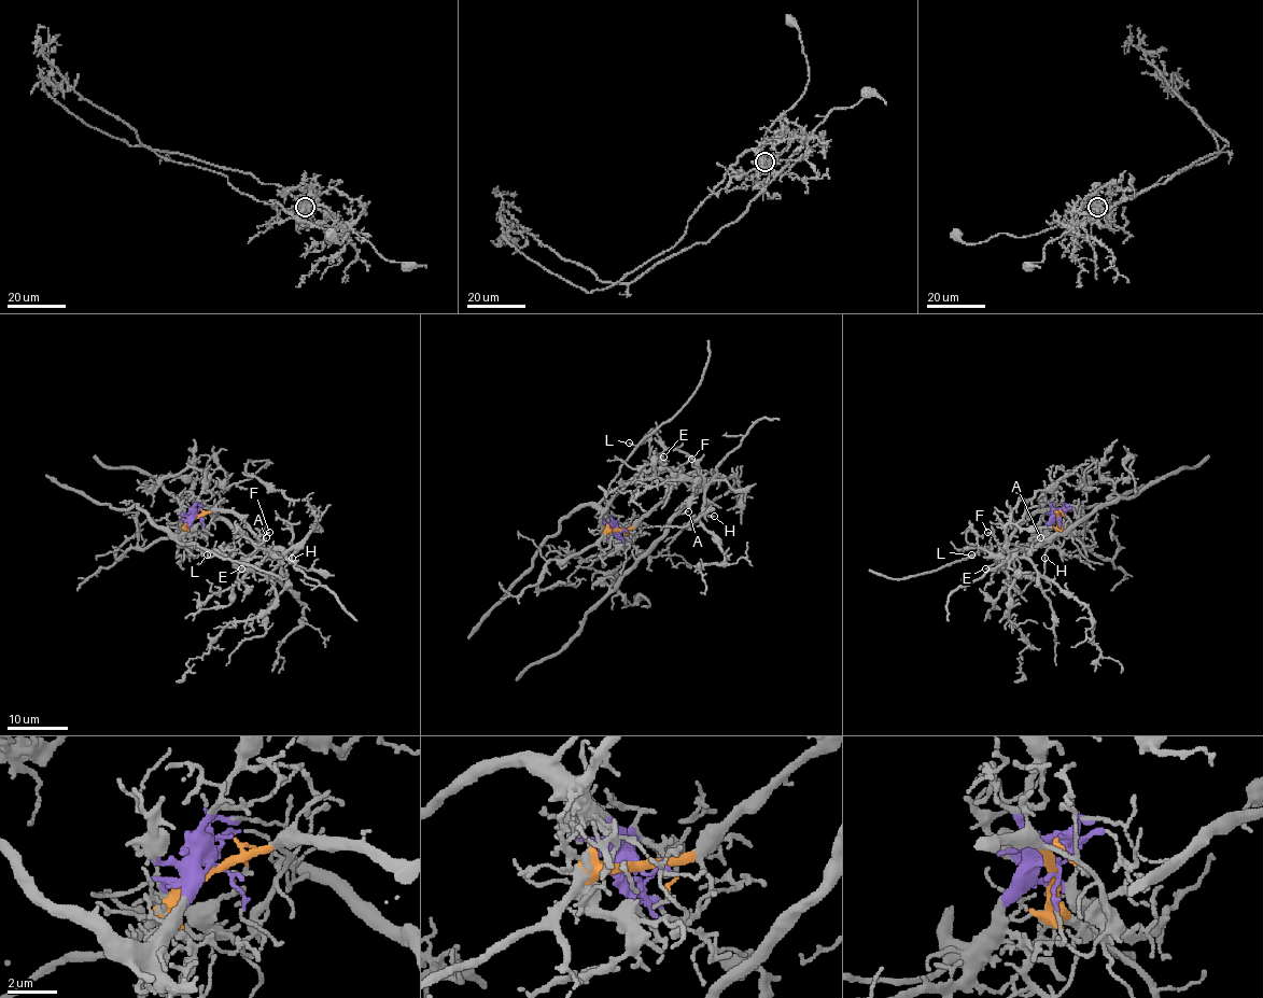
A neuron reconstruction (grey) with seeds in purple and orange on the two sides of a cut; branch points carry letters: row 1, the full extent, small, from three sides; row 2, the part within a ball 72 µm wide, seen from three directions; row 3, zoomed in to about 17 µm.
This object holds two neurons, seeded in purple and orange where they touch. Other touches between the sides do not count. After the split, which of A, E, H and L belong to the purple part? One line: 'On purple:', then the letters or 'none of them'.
On purple: E, L

